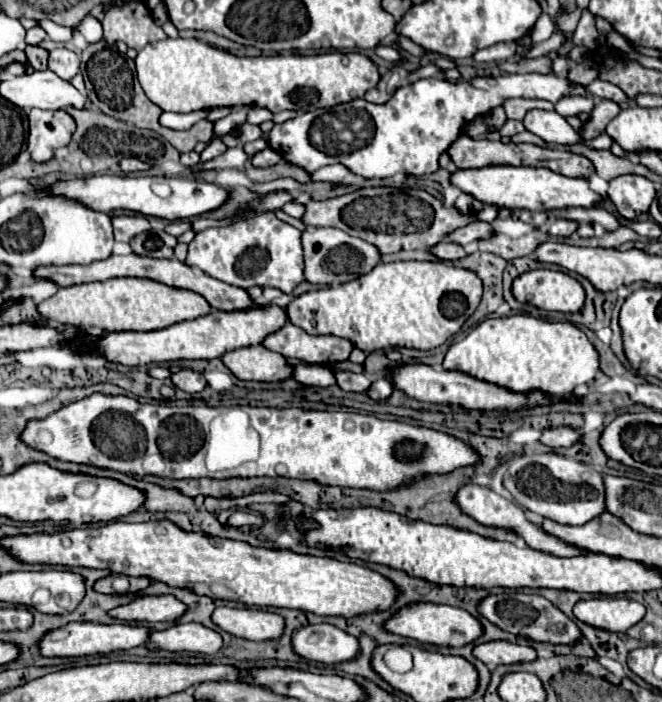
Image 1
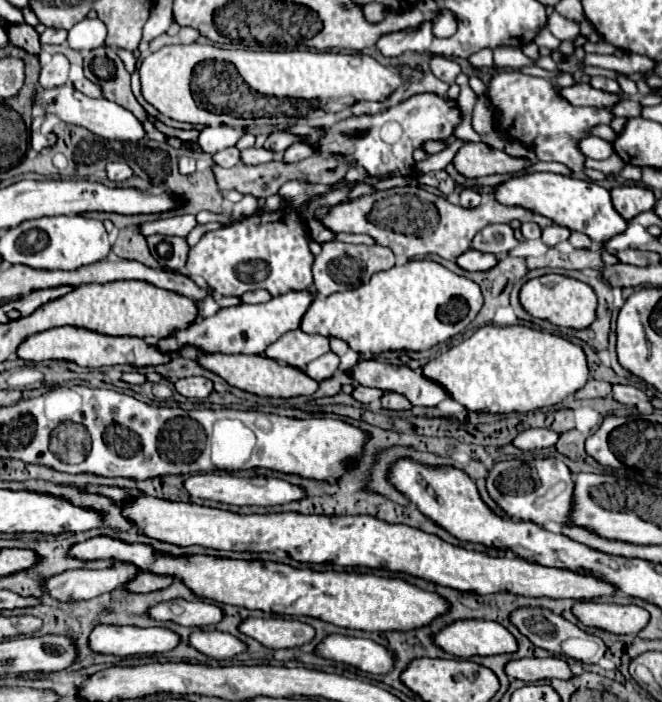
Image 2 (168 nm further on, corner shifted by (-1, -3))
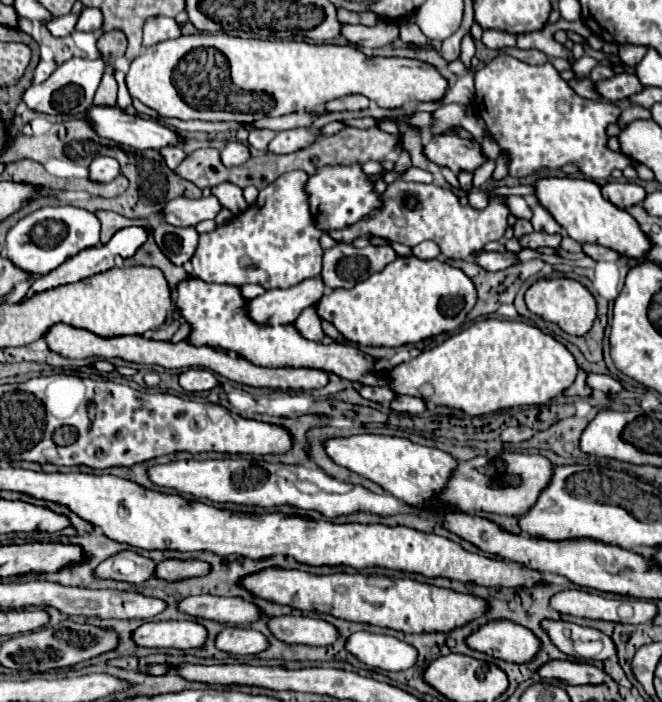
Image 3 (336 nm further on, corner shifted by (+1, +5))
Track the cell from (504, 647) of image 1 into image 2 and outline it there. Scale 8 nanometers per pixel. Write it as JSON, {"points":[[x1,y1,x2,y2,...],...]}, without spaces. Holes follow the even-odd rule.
{"points":[[560,657,546,659,516,659,506,665,506,675,514,679,522,679,526,683,534,683,540,679,572,679,574,673,568,663]]}

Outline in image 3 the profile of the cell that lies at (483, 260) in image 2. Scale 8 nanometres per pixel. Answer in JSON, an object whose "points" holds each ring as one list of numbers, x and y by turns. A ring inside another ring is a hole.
{"points":[[480,251,474,255,474,263,484,267,486,271,502,271,516,263,516,257,512,253,496,253,496,251]]}

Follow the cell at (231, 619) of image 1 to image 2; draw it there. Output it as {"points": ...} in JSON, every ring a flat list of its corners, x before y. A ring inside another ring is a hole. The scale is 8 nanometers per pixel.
{"points":[[246,619,240,625,240,631,248,637,254,637,268,649,290,649,290,647,302,647,304,643,310,643,316,635,314,627,296,619]]}

